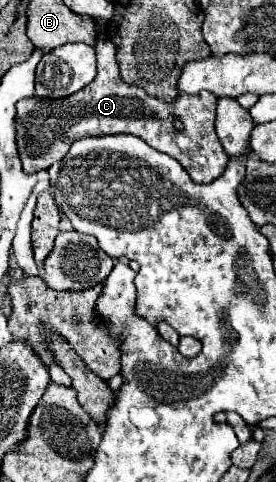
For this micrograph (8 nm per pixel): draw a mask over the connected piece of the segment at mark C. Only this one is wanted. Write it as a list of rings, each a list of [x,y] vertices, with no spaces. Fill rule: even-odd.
[[[98,39],[96,53],[98,75],[90,85],[80,89],[80,93],[64,99],[28,97],[16,103],[16,145],[24,173],[36,173],[48,169],[52,163],[62,161],[62,157],[68,153],[68,147],[80,137],[112,133],[136,135],[150,147],[172,155],[188,171],[194,183],[210,183],[224,172],[230,159],[214,131],[218,99],[212,97],[212,93],[180,95],[168,105],[122,81],[116,61],[116,47],[112,41]],[[172,115],[184,123],[184,131],[176,131],[172,127]]]

